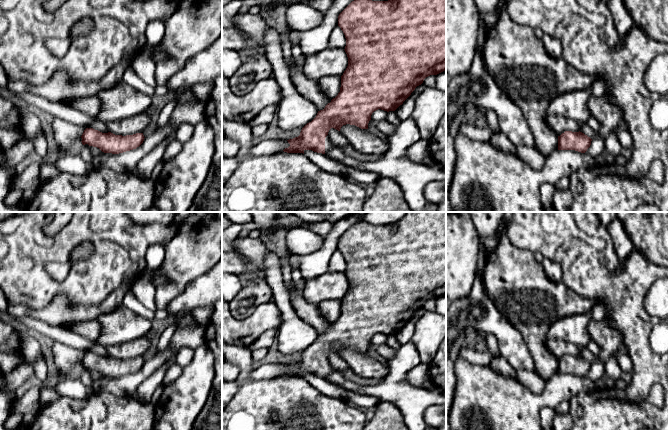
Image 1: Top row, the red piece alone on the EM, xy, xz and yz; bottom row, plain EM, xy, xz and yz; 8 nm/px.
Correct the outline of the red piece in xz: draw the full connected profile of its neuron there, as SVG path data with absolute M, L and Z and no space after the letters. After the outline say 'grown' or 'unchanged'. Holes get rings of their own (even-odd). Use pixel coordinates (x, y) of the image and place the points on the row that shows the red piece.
M354 0L339 14L338 26L346 38L344 50L348 57L340 92L302 128L298 137L287 140L290 146L284 152L304 154L305 150L312 150L327 153L334 147L328 135L331 128L340 131L343 125L350 124L368 129L374 111L395 111L426 77L446 70L446 0Z; grown

